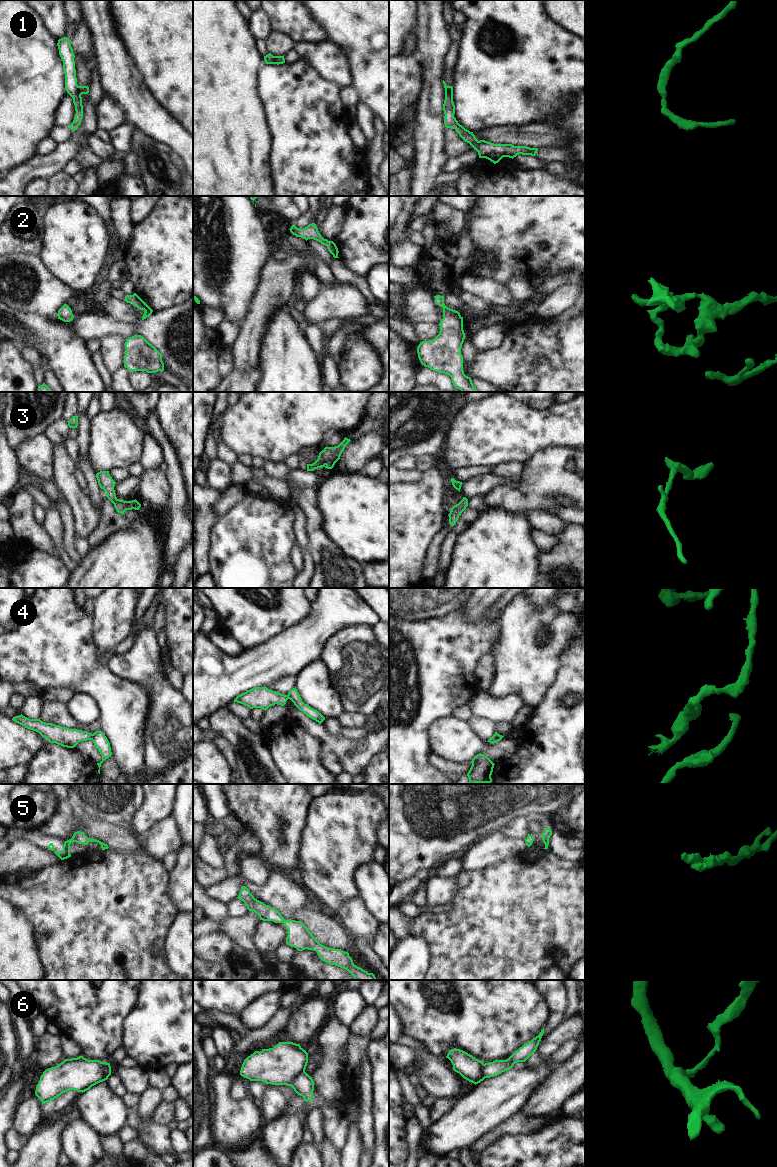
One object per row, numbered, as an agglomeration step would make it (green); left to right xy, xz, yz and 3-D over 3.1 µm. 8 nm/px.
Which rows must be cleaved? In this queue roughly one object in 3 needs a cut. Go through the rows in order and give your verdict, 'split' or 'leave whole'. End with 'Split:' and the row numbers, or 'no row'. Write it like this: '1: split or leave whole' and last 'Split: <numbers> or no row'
1: leave whole
2: leave whole
3: leave whole
4: split
5: leave whole
6: split
Split: 4, 6

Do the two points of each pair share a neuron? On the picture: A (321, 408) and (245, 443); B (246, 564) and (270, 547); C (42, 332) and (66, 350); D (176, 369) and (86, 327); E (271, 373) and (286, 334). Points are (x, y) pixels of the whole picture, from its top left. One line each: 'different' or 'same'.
A: same
B: same
C: same
D: same
E: same

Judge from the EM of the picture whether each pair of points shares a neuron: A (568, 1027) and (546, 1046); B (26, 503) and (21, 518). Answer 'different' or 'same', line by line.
A: same
B: same

